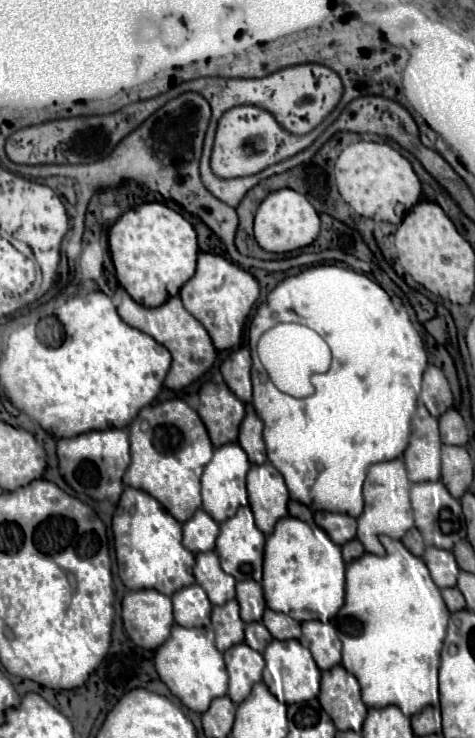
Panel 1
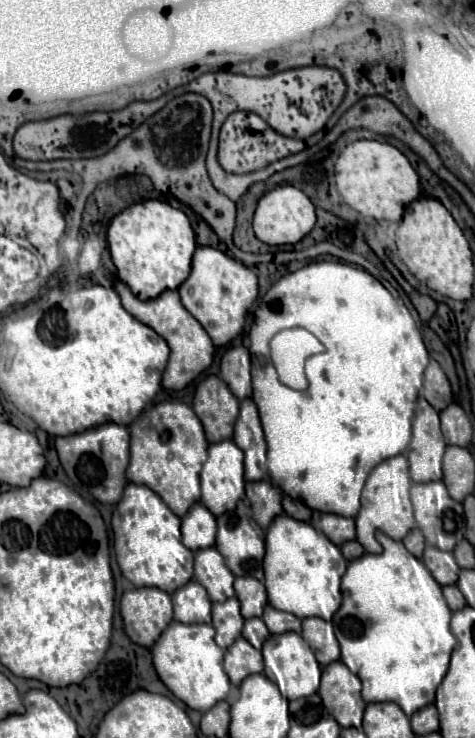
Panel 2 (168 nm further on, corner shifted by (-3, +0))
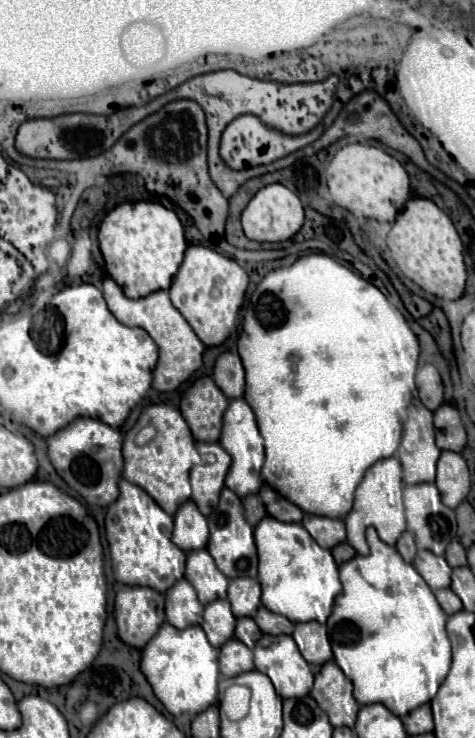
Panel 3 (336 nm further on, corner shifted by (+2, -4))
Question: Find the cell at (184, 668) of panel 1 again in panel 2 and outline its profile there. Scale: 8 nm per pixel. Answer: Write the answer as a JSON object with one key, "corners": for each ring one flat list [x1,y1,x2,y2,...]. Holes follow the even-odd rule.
{"corners":[[171,622,167,632,155,642,153,664,163,684,189,708,207,712,219,700,225,700,231,690,229,676,223,670,223,650,215,642,215,628,209,624]]}

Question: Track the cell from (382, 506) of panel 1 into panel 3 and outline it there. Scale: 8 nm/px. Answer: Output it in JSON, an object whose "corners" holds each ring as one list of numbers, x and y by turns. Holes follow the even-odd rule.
{"corners":[[386,458,380,460,378,464,374,464,372,468,366,470,366,476,362,480,362,484,356,488,356,498,354,498,354,508,350,510,350,514,346,516,346,532,348,538,346,542,362,556,368,554,368,544,364,538,364,530,368,526,374,526,380,540,394,546,398,536,406,530,406,518,404,518,404,506,402,506,402,490,404,490,404,482,402,482,402,468,398,458]]}

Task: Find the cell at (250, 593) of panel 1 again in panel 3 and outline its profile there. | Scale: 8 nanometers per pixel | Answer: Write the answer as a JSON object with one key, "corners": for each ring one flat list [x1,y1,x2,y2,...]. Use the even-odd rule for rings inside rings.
{"corners":[[232,578,228,586,228,600,236,618,254,616,260,608,260,584,256,578]]}

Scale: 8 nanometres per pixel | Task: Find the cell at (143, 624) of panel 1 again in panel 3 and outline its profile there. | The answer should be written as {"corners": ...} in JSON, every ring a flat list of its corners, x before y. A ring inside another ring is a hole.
{"corners":[[122,586,114,600,118,636,134,648,144,648,164,622,164,596,144,586]]}

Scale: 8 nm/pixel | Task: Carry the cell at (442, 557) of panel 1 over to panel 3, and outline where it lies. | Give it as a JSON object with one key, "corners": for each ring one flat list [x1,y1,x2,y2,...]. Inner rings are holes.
{"corners":[[418,550,416,558,414,558,414,568,418,568,418,574,426,580,426,584,432,590,448,588,450,586,452,568,444,560,444,556,434,556,432,552]]}

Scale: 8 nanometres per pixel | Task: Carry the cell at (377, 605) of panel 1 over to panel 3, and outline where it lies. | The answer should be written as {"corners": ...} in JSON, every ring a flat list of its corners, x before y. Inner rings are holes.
{"corners":[[374,528,366,530,366,542,370,546,368,556,354,556,340,566,344,592,334,600,334,610,328,620,328,636,334,662,354,684,354,698,358,704,384,704,396,716,404,716,406,712,430,702,450,670,452,652,444,628,446,614,416,568,404,562,394,546,382,542]]}

